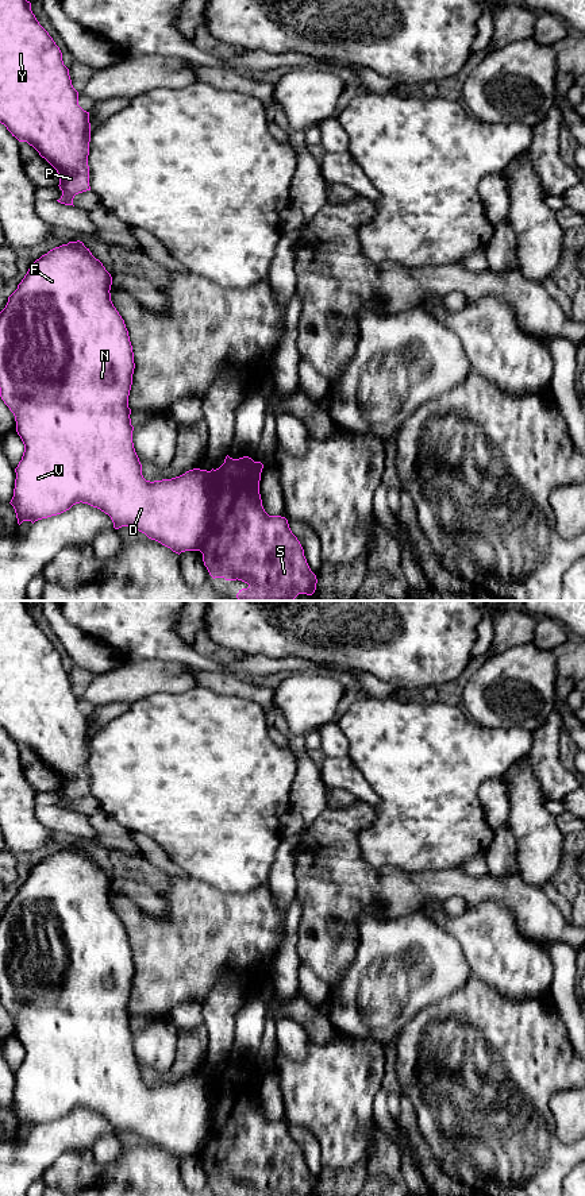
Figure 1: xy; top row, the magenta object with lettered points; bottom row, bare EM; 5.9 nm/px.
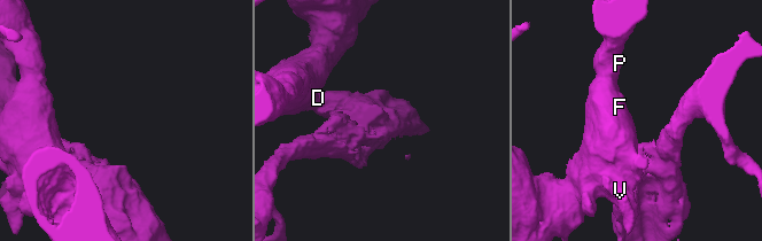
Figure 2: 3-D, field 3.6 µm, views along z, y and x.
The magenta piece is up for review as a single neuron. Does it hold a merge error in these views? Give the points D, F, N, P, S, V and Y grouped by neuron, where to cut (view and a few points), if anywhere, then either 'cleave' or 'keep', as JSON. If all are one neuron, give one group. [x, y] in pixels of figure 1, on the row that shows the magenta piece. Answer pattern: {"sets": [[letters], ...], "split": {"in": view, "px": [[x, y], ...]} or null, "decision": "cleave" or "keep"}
{"sets": [["D", "F", "N", "P", "V", "Y"], ["S"]], "split": {"in": "xy", "px": [[211, 471], [214, 490], [211, 524], [203, 543], [196, 550]]}, "decision": "cleave"}

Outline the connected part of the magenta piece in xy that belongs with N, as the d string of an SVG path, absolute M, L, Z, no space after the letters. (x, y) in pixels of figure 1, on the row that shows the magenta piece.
M80 240L69 242L68 244L50 250L31 265L22 282L18 285L18 289L8 297L5 308L0 312L0 397L14 413L16 432L24 444L22 460L15 468L15 489L9 504L15 509L19 525L23 521L31 521L34 524L38 520L61 514L80 502L88 504L108 514L115 529L132 526L178 555L185 551L197 551L211 525L215 495L211 471L193 468L180 477L154 482L143 478L142 464L132 443L134 427L131 425L131 409L128 408L128 396L135 369L134 352L124 320L111 301L111 285L111 274L105 270L103 263L92 255L89 248Z

